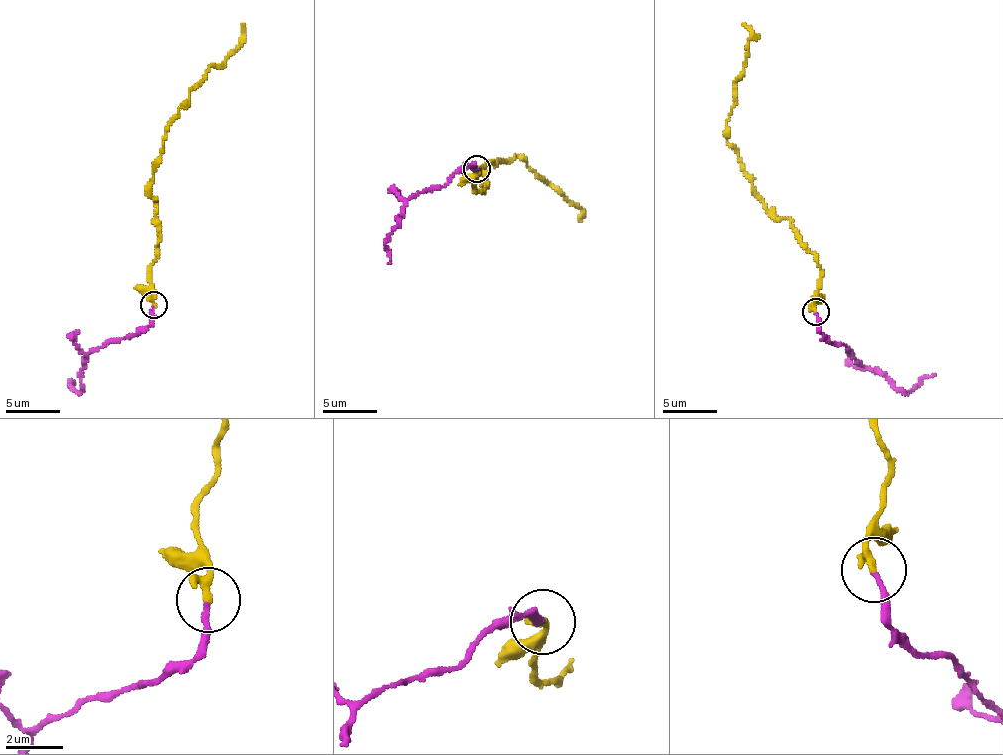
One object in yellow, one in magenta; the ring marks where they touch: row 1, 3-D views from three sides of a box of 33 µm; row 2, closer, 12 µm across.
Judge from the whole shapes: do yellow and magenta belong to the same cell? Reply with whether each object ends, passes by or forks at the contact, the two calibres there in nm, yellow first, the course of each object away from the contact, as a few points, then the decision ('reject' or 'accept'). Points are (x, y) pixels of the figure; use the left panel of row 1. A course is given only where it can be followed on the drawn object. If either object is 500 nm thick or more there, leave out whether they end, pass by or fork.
yellow ends there; magenta ends there; 320 nm thick on the yellow side, 180 nm on the other; yellow runs (153, 304), (150, 264), (157, 231), (150, 184), (168, 128), (208, 68), (225, 61), (242, 42), (244, 24); magenta runs (153, 306), (153, 320), (148, 327), (93, 349), (80, 372), (79, 392), (68, 385), (72, 383); accept

